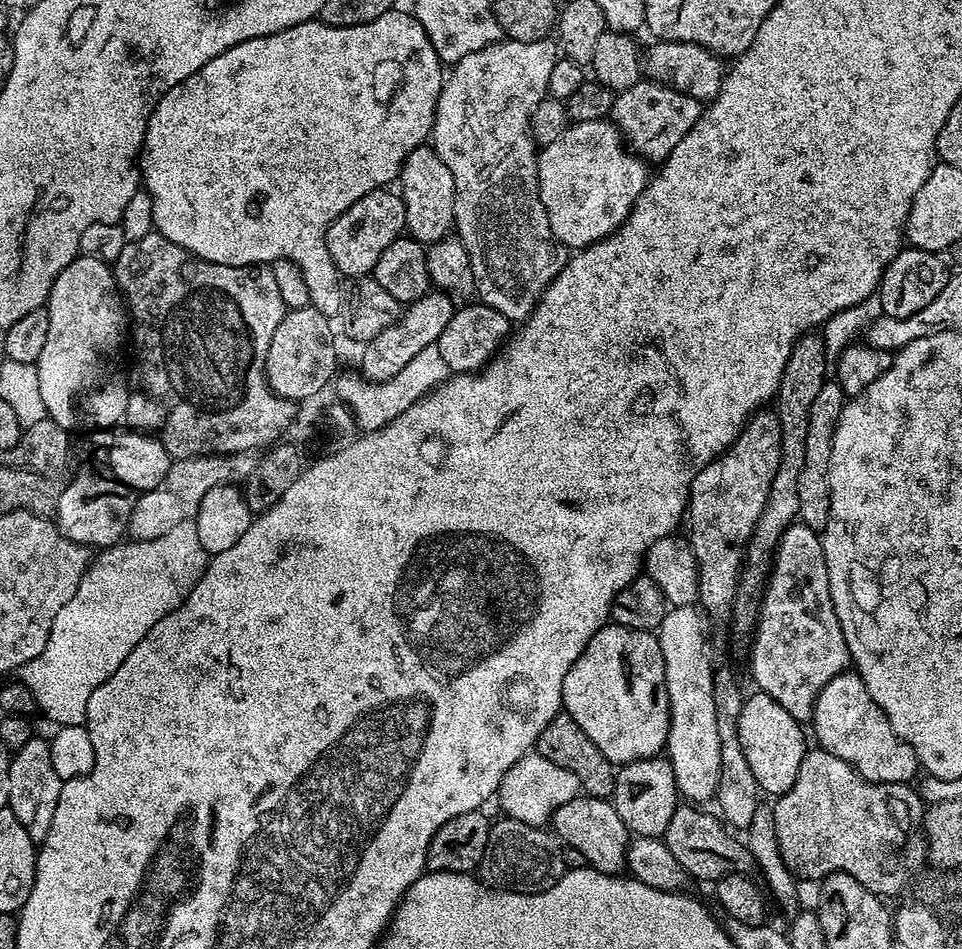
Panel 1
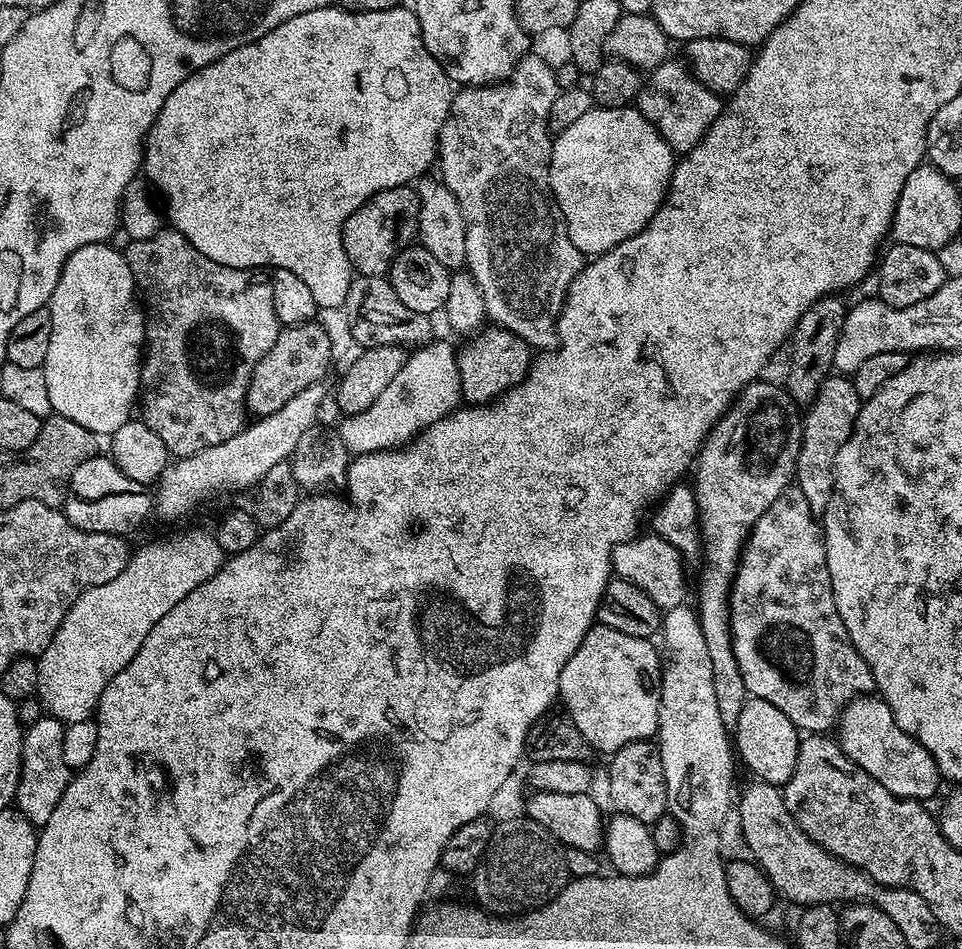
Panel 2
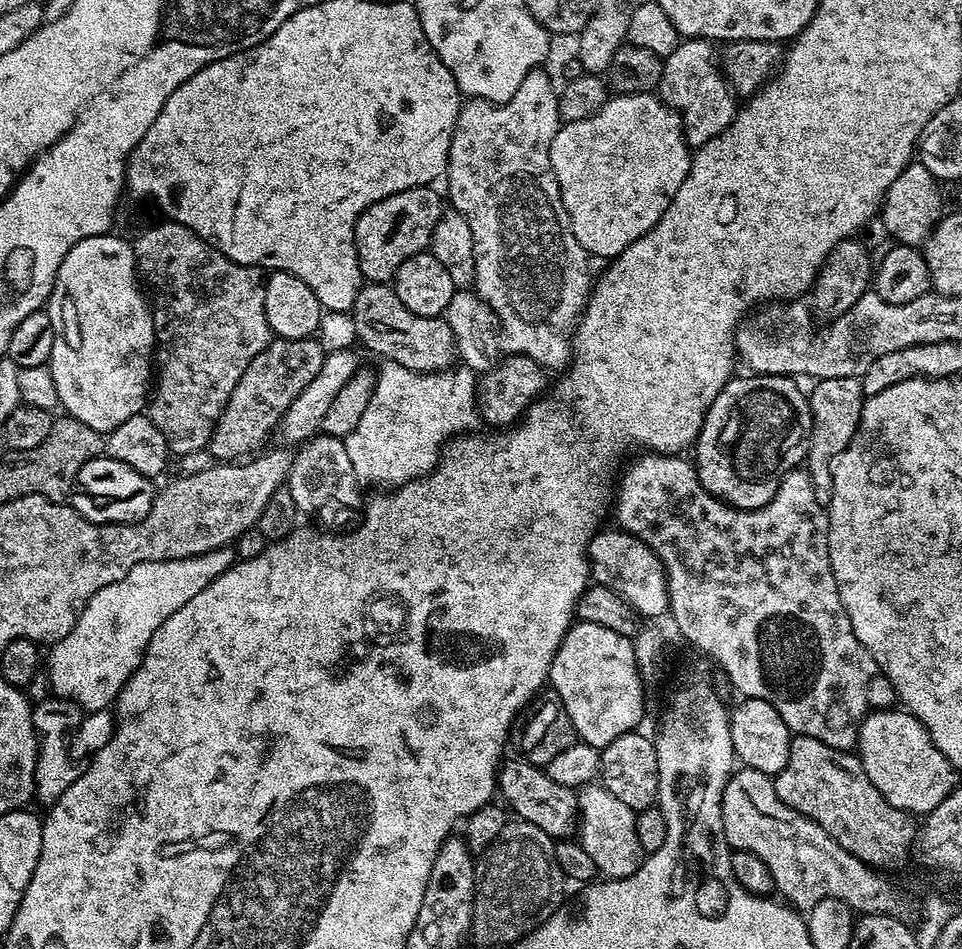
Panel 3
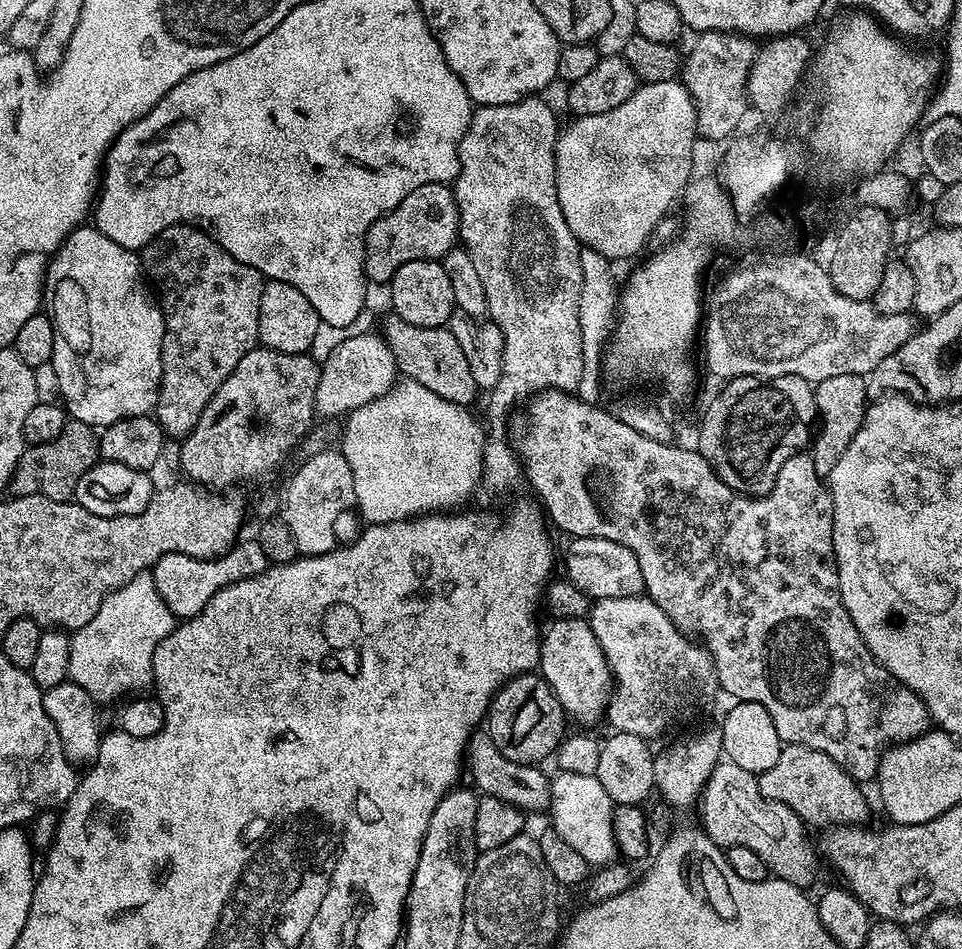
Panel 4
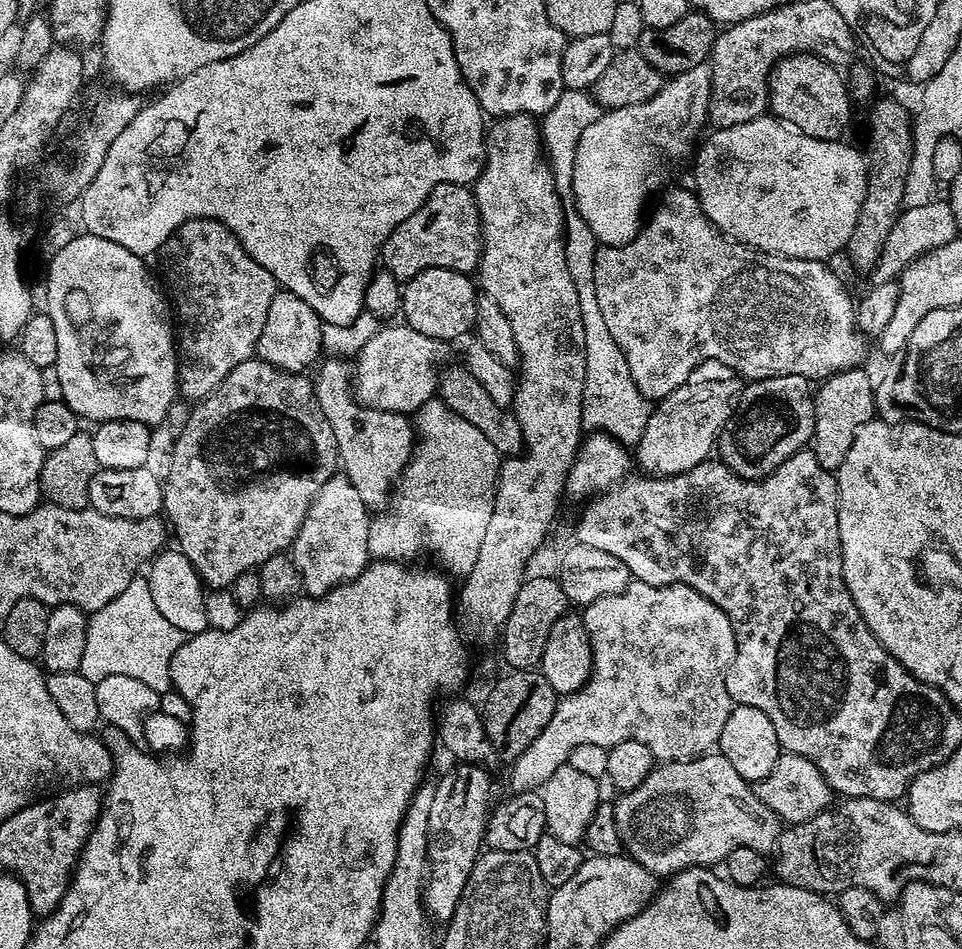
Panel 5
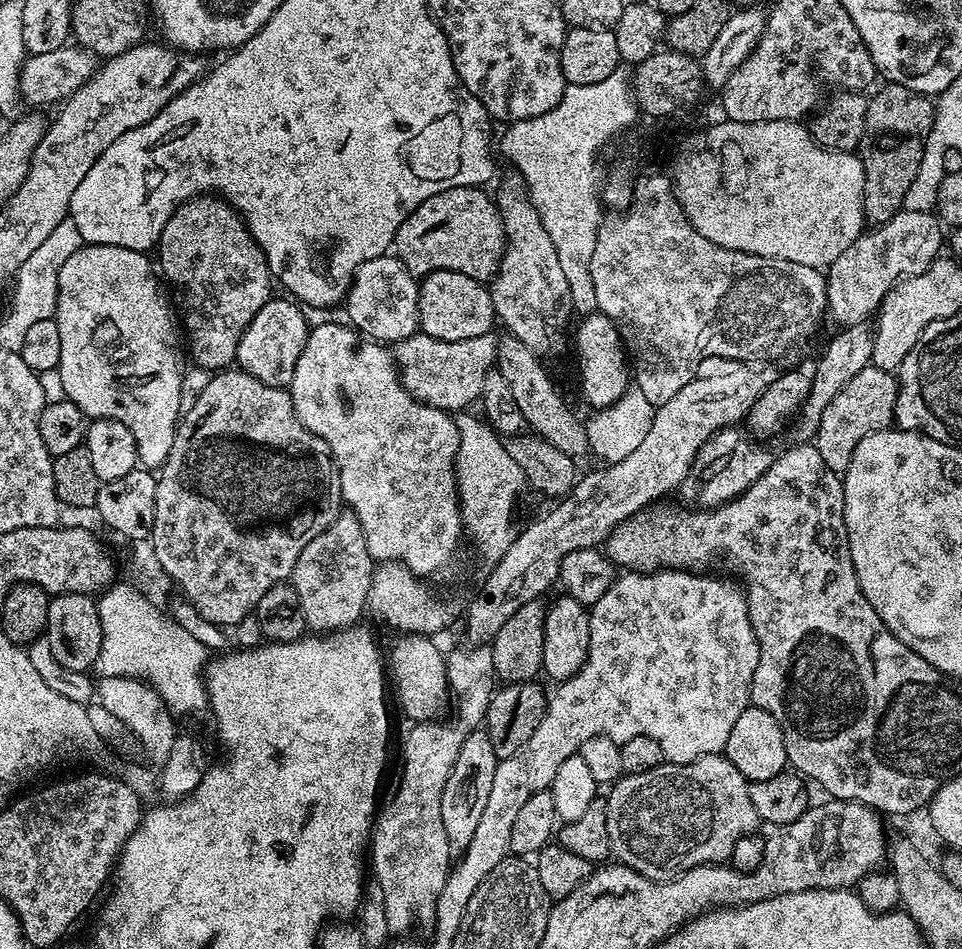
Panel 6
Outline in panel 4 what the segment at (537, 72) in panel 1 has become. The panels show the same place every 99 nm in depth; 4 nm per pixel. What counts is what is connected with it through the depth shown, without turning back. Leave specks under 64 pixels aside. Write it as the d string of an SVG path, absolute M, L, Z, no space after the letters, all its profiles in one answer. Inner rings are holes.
M539 95L528 96L513 104L502 106L490 106L489 104L477 107L472 114L472 121L462 142L460 143L460 173L454 181L456 205L460 210L460 240L467 249L470 258L473 259L482 278L482 285L488 299L488 313L495 325L502 333L504 342L504 361L502 362L502 374L498 386L491 393L492 416L500 420L519 400L527 401L536 395L549 389L569 394L575 393L578 382L582 378L584 358L582 356L582 326L578 320L578 302L582 294L582 266L580 265L580 249L582 247L576 235L566 226L566 218L562 214L562 206L558 202L558 186L556 185L556 141L558 139L558 127L556 128L556 116L546 101L540 100Z

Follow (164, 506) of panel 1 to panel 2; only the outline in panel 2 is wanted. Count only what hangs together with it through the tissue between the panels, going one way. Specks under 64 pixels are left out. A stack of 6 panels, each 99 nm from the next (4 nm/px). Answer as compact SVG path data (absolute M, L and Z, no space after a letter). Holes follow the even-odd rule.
M323 383L312 384L306 390L294 394L282 410L274 410L274 414L261 416L249 423L234 438L222 442L218 446L210 446L206 450L198 450L198 454L181 456L173 459L159 479L154 492L154 512L164 520L176 520L184 516L207 492L215 488L248 488L257 485L268 470L278 462L288 460L294 446L298 446L298 438L306 434L317 423L316 407L324 400Z

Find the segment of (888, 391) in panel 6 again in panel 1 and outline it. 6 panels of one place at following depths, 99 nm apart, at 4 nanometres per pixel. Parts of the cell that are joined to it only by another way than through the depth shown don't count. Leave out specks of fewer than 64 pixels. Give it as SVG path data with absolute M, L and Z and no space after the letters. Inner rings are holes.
M826 382L810 406L810 426L806 429L806 462L798 474L798 520L818 533L823 533L830 518L830 450L834 446L834 430L845 403L846 394L840 383Z

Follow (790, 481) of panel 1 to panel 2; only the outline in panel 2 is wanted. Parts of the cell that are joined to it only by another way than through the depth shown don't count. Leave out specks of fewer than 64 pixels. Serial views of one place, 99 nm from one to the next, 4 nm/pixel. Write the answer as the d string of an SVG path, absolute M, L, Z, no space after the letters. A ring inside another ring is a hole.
M839 295L824 296L814 306L810 306L798 318L792 329L792 361L788 364L788 381L786 387L797 405L807 406L818 394L822 382L833 371L836 341L840 339L840 331L844 325L846 304L840 301Z

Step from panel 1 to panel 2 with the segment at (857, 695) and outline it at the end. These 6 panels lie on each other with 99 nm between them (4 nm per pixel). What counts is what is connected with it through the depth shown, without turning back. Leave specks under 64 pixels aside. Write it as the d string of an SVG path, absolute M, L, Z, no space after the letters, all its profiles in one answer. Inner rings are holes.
M861 694L855 696L849 704L845 704L840 711L838 721L838 743L842 751L852 759L858 766L862 766L862 770L866 770L866 774L870 774L870 778L874 778L878 782L882 782L882 786L886 786L886 790L890 790L890 794L900 796L904 800L927 801L927 796L932 796L936 792L936 787L942 784L942 777L938 766L934 762L934 758L924 749L913 736L908 734L906 730L902 730L902 726L898 726L898 722L894 718L894 714L890 710L890 706L885 700L880 699L876 694Z

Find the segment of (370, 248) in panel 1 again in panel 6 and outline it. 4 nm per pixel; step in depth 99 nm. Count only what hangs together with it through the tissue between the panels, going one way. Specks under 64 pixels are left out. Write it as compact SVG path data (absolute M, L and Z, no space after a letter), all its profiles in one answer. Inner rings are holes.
M480 186L447 188L445 192L426 198L426 202L422 202L401 222L400 228L396 231L394 252L400 257L411 276L423 278L430 272L450 270L458 274L466 274L481 282L491 281L499 269L500 260L504 257L506 237L500 205L495 199L491 200L484 191L485 189Z

